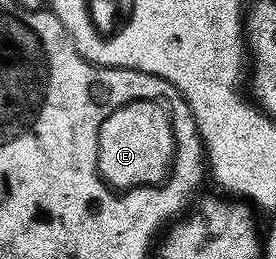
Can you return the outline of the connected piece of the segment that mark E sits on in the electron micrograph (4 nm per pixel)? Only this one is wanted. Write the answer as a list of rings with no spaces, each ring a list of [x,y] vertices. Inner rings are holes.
[[[135,99],[132,103],[121,105],[105,121],[97,137],[97,165],[104,183],[116,192],[131,191],[134,187],[153,187],[168,178],[173,166],[176,149],[175,134],[171,128],[171,116],[164,104],[154,99]]]

